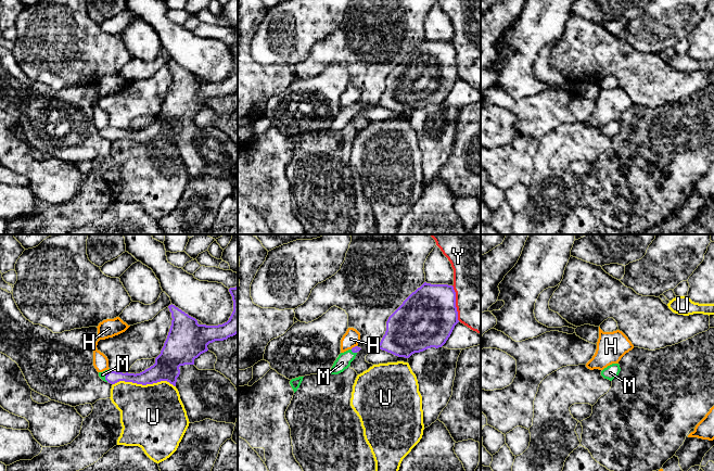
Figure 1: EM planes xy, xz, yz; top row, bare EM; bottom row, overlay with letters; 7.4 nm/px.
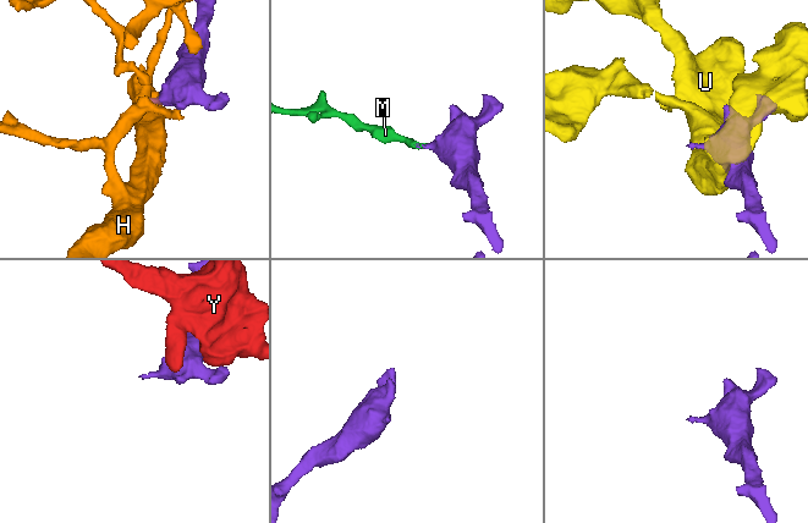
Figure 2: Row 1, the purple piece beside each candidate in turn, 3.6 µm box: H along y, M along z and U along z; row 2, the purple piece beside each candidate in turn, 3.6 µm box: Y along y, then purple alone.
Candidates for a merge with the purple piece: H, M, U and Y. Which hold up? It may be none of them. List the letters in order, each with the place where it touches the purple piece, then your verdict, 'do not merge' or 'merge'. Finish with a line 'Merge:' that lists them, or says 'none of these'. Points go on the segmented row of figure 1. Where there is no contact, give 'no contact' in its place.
H: xz (353, 347) | do not merge
M: xy (106, 374) | merge
U: xy (144, 384) | do not merge
Y: xz (455, 303) | do not merge
Merge: M

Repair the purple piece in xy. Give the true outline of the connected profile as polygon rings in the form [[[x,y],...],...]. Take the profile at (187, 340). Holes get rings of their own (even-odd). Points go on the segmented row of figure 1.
[[[238,287],[230,288],[233,311],[229,320],[218,326],[199,324],[197,320],[175,305],[169,305],[171,326],[155,364],[140,373],[123,373],[113,370],[99,372],[99,377],[111,384],[119,381],[137,384],[153,384],[167,381],[176,386],[180,366],[194,365],[194,359],[208,351],[207,345],[224,341],[238,333]]]

